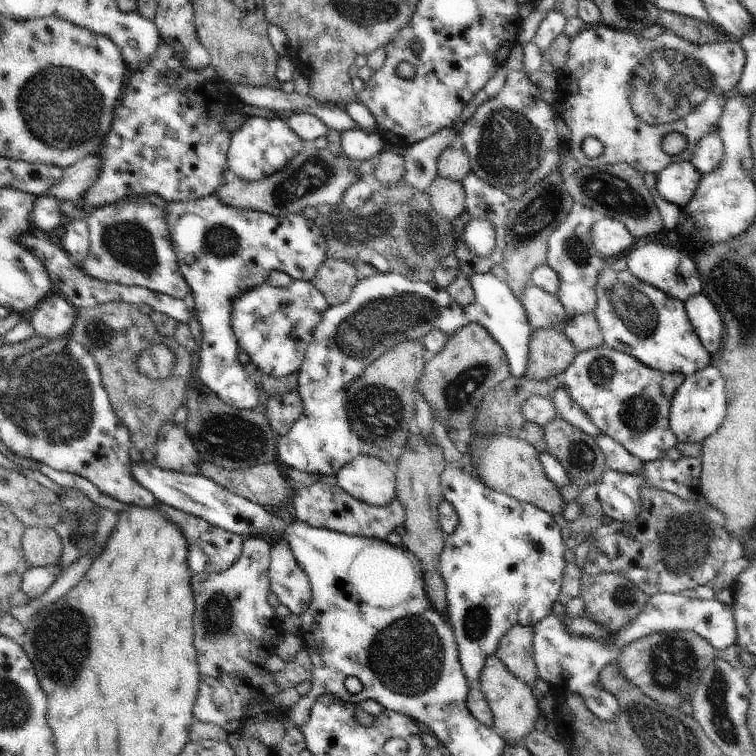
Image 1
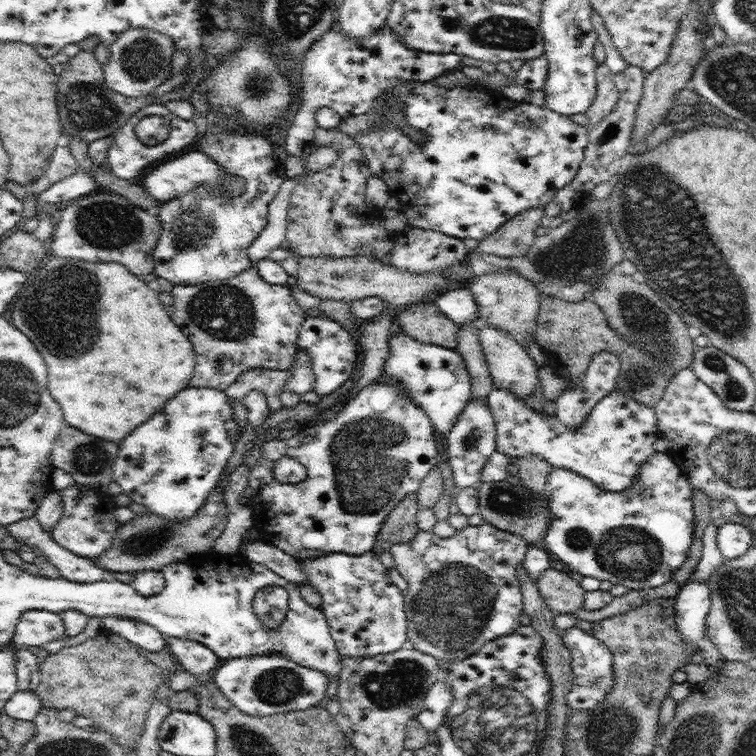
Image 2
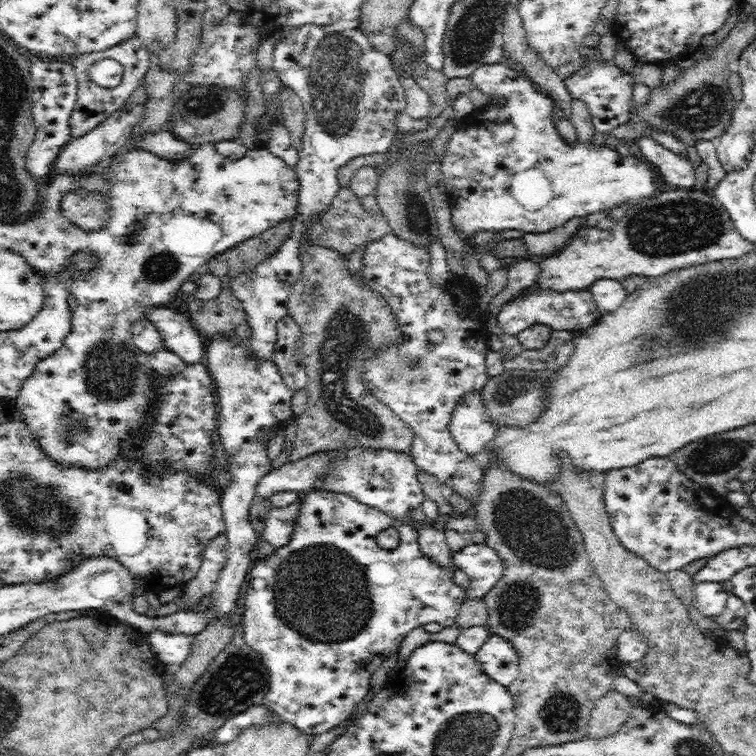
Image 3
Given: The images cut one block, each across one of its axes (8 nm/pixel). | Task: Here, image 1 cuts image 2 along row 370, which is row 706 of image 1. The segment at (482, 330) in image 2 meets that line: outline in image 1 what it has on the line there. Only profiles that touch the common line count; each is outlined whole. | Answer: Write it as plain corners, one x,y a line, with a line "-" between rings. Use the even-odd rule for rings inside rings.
495,654
487,657
486,664
482,669
480,678
480,690
484,693
487,703
493,712
495,721
493,728
508,744
516,744
534,729
534,722
540,716
541,710
538,706
538,699
533,691
533,684
526,684
513,672
510,672
503,660

